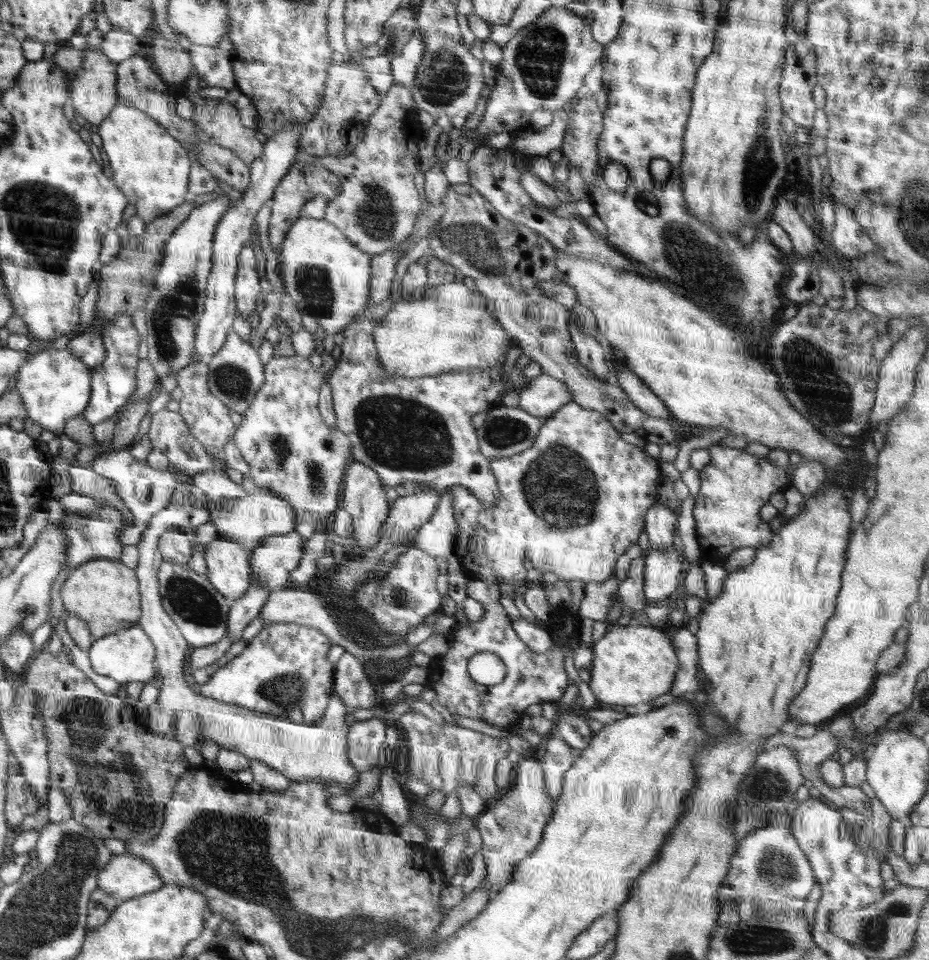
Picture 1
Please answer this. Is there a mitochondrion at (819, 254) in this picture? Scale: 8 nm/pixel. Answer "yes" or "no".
no

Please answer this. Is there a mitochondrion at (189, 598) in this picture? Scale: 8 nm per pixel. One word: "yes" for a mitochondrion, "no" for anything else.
yes

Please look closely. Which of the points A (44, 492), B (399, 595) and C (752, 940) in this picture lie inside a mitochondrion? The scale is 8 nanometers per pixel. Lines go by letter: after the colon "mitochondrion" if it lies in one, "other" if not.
A: other
B: mitochondrion
C: mitochondrion

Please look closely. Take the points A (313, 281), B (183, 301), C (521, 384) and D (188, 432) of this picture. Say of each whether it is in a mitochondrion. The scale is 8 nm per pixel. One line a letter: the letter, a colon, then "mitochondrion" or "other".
A: mitochondrion
B: mitochondrion
C: other
D: other

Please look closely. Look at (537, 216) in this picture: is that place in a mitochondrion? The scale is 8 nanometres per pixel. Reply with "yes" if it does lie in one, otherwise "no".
no

